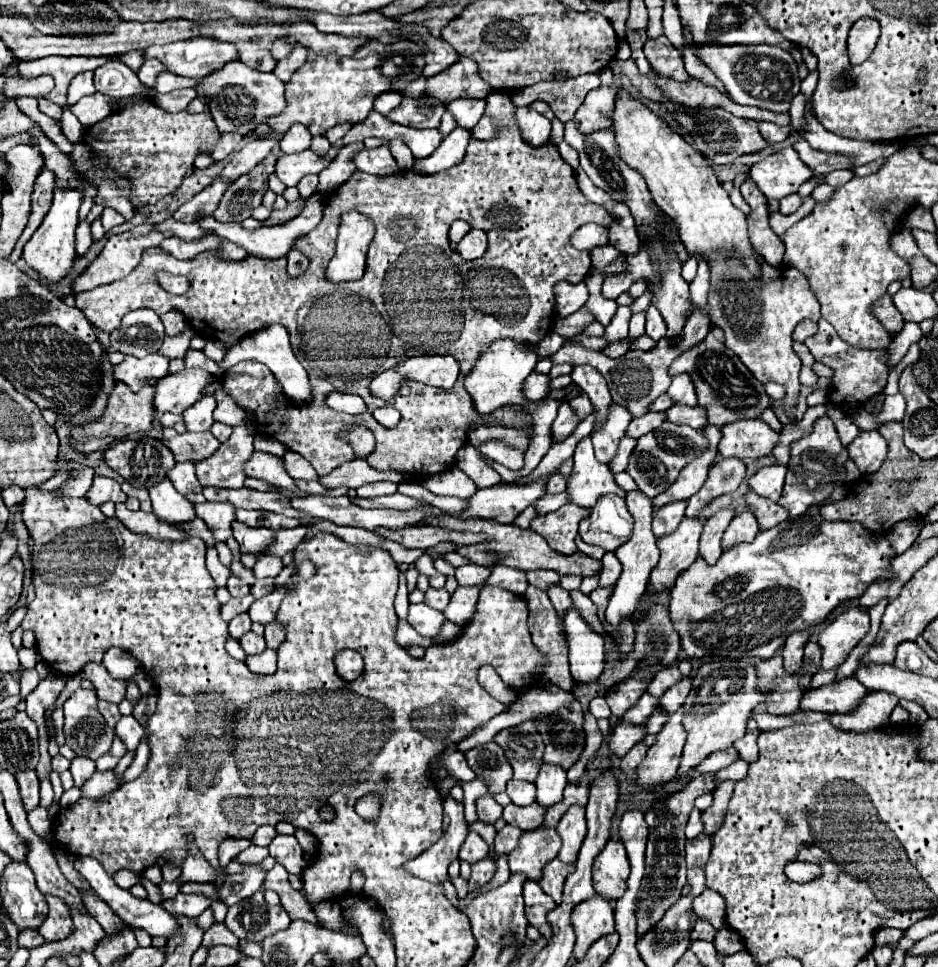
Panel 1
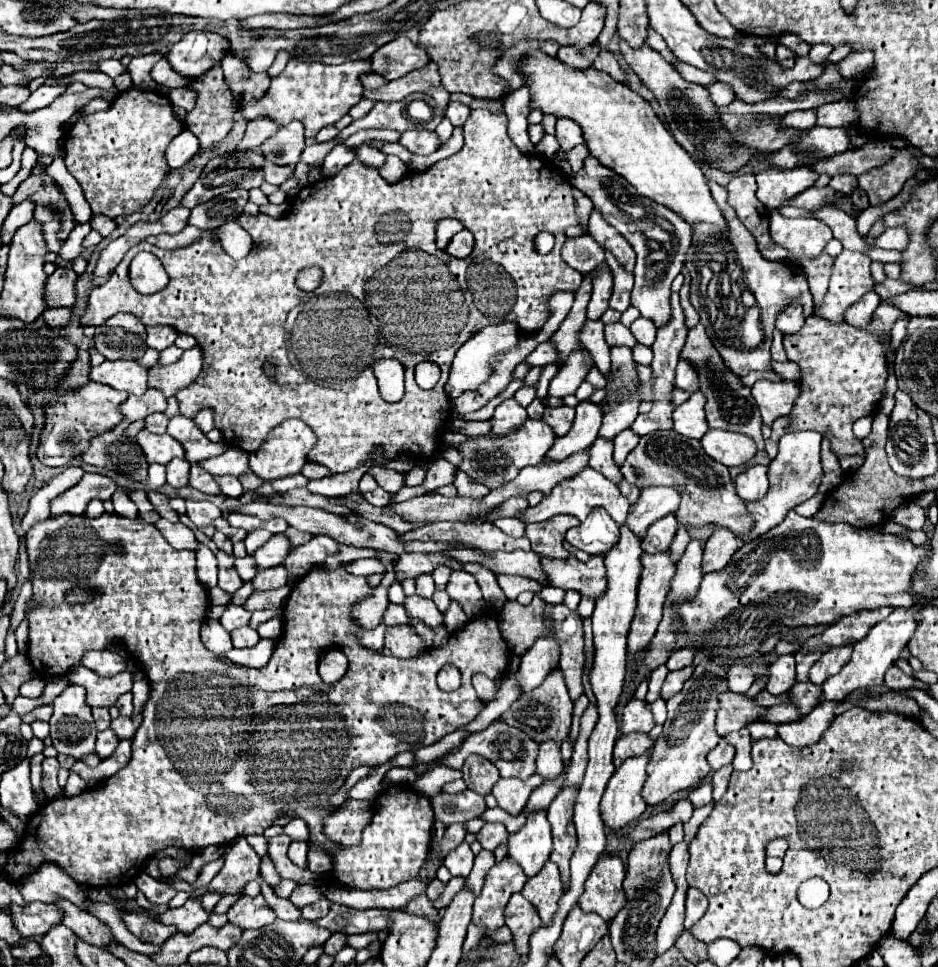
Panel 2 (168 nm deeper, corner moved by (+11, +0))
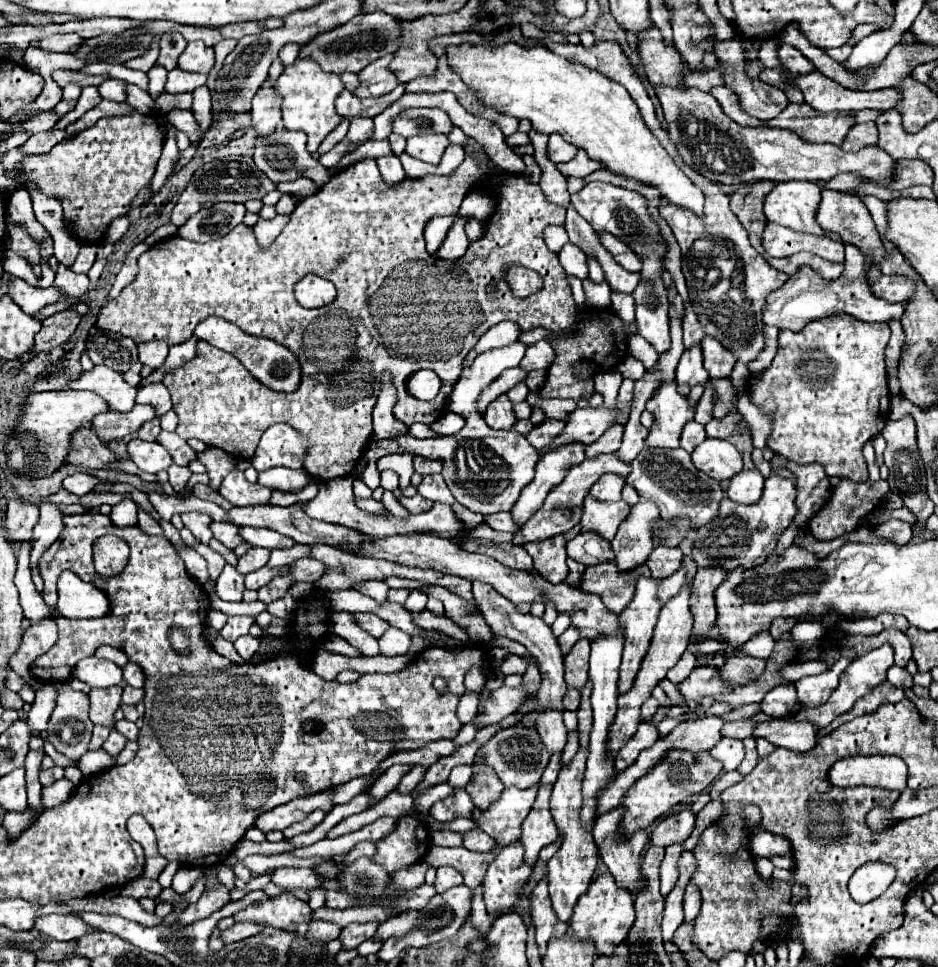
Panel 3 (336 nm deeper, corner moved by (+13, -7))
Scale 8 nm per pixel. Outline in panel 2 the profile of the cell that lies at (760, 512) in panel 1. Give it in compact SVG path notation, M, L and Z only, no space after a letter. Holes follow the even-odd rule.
M675 430L641 436L637 448L621 466L621 474L637 488L641 488L641 484L677 488L683 496L677 518L685 526L703 526L713 522L717 526L731 528L735 534L749 534L749 530L753 530L753 516L749 514L745 500L737 496L735 484L729 478L729 468L709 458L699 440L685 438Z

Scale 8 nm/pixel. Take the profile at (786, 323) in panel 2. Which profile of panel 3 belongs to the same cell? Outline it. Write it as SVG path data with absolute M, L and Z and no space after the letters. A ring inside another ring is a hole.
M845 245L845 269L839 279L827 281L819 277L819 273L815 273L811 267L799 269L799 273L787 279L783 289L777 289L775 293L767 295L767 305L763 307L763 323L775 325L779 329L801 331L807 323L835 315L835 313L849 313L861 321L901 319L905 311L905 303L887 303L877 299L869 291L869 285L865 283L863 267L865 267L865 257L861 255L861 251L853 245Z

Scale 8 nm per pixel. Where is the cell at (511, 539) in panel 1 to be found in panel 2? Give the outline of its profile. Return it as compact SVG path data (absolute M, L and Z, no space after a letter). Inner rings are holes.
M573 556L567 560L541 558L541 570L551 586L577 590L579 594L589 598L597 598L605 592L603 556L591 556L589 562L579 562Z

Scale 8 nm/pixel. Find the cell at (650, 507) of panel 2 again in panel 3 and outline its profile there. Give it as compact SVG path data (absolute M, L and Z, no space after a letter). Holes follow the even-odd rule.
M639 501L625 523L619 527L615 539L611 541L611 549L615 553L615 565L619 571L635 569L647 561L653 545L653 523L657 521L659 509L653 501Z

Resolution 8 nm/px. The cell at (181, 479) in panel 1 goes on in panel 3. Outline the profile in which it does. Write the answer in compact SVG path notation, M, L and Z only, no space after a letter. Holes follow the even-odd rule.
M171 465L169 467L169 483L173 485L177 495L185 495L185 485L189 481L193 473L187 467L179 467L179 465Z

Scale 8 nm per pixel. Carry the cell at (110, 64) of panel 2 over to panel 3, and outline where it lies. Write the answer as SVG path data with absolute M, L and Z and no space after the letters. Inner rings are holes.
M127 85L127 103L135 111L139 111L143 115L153 113L153 109L155 109L155 101L151 99L151 95L145 93L145 91L141 91L141 89L137 89L135 85Z

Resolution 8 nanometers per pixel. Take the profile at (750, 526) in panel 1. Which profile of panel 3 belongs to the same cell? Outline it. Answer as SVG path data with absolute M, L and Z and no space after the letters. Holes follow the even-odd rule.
M719 567L711 569L699 569L693 585L691 585L691 613L695 617L695 629L693 639L699 641L709 635L709 631L715 625L715 589L721 585L721 581L727 577L727 573Z

